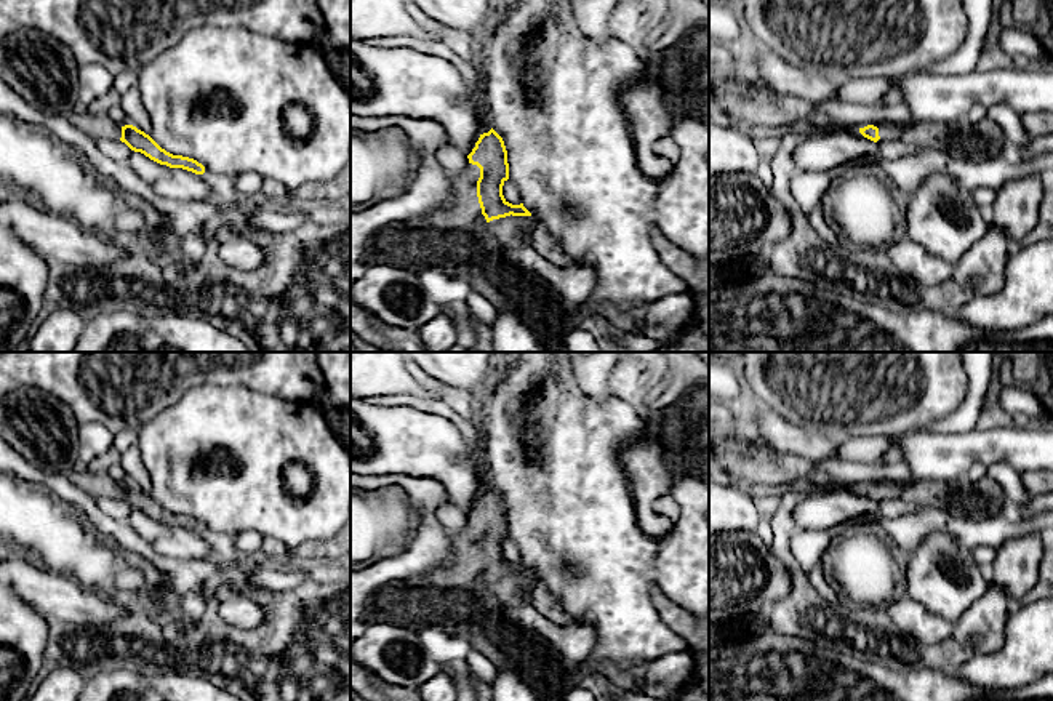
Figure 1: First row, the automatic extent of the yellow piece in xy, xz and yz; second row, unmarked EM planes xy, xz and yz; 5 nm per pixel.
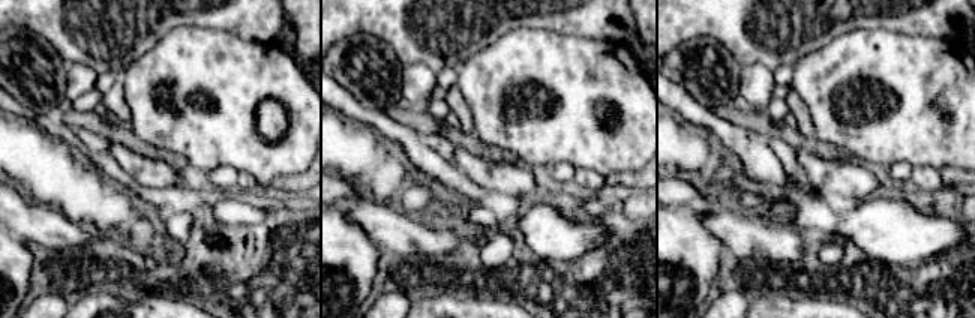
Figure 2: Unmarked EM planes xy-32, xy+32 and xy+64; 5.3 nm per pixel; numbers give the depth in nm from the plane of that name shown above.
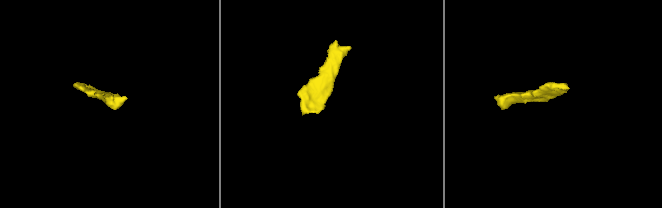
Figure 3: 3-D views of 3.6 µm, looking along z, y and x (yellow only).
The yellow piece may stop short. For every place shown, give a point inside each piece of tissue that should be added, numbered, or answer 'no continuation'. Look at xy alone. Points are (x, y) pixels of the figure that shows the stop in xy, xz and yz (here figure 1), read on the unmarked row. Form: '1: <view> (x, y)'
1: xy (96, 484)

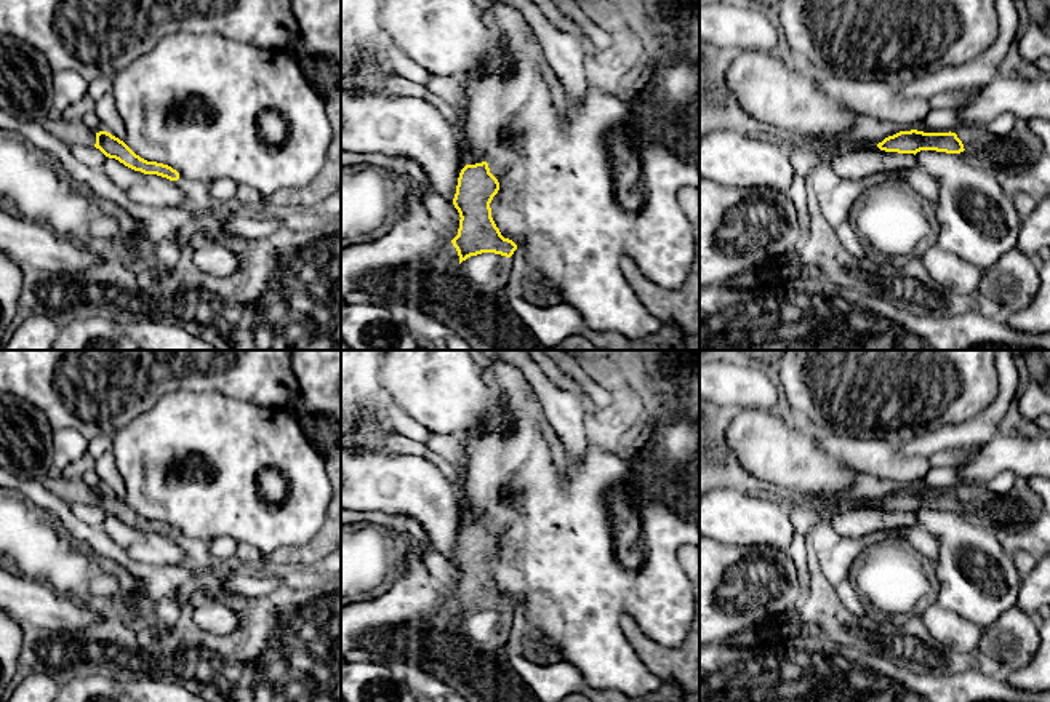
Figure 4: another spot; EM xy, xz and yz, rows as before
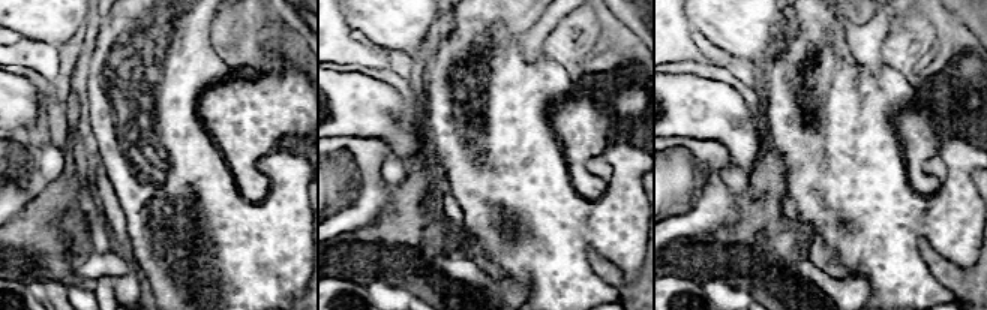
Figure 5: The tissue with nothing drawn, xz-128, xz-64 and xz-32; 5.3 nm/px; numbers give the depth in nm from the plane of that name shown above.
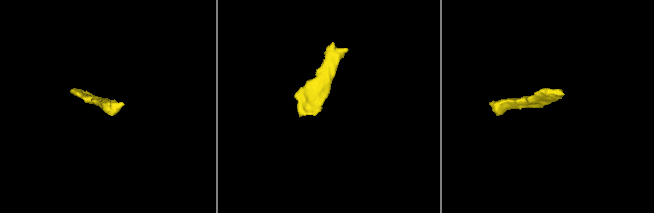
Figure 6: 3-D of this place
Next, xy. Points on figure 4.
1: xy (71, 490)

